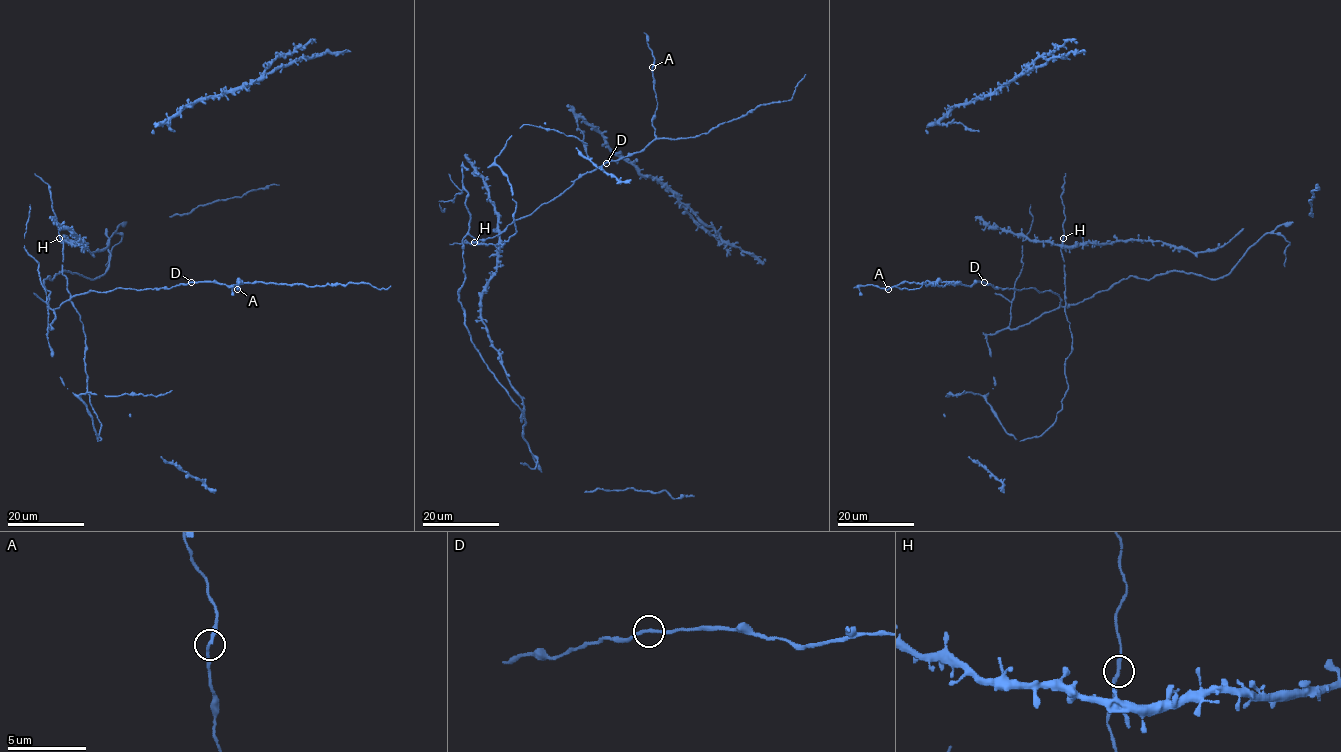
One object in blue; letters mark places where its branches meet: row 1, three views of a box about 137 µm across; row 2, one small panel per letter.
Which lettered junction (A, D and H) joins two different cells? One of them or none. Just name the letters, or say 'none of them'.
none of them

